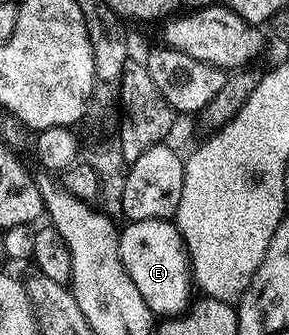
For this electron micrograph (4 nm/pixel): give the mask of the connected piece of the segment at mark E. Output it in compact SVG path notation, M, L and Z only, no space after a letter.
M167 218L138 220L137 222L128 222L125 227L120 230L120 259L130 276L130 280L134 280L138 292L142 292L142 300L146 300L146 304L156 316L175 316L184 313L185 310L189 309L190 299L194 294L194 283L188 249L184 246L175 221Z

